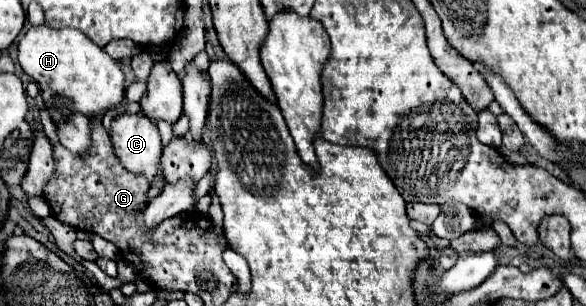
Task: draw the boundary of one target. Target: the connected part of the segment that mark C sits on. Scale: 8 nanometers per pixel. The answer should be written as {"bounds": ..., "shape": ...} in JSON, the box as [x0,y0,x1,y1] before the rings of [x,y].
{"bounds":[111,113,165,191],"shape":[[[143,113],[121,115],[119,119],[113,119],[111,141],[113,141],[115,155],[119,157],[119,161],[123,163],[125,169],[129,169],[131,173],[145,175],[151,185],[157,185],[159,191],[163,191],[165,183],[159,179],[159,161],[161,161],[163,147],[161,147],[161,139],[159,139],[159,131],[157,131],[155,123],[151,123]]]}

